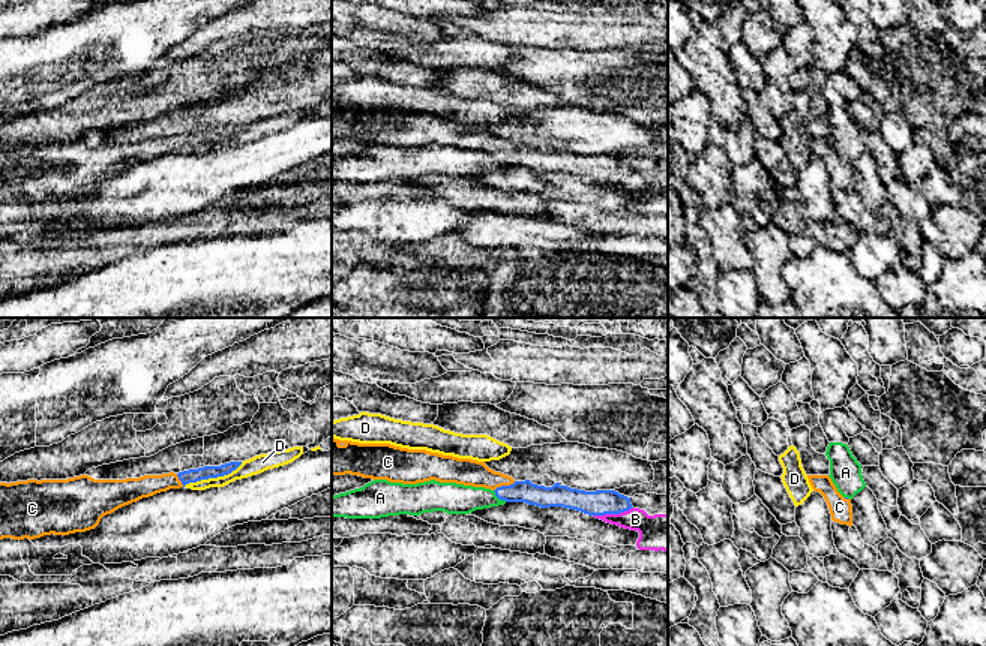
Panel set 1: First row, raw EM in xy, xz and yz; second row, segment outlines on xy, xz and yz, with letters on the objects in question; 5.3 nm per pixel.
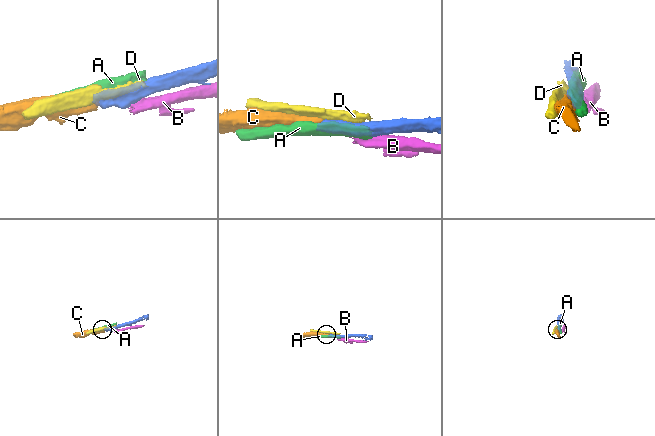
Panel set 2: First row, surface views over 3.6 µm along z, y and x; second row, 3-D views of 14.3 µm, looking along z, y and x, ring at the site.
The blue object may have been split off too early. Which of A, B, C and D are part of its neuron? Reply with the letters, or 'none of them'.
C

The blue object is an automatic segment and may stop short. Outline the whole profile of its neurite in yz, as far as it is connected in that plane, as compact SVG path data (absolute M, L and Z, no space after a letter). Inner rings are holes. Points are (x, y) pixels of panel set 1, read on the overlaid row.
M807 475L815 492L819 492L830 510L831 520L840 525L852 526L851 499L843 498L828 475Z

